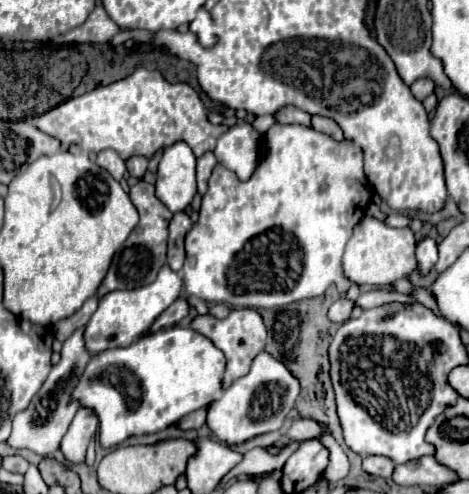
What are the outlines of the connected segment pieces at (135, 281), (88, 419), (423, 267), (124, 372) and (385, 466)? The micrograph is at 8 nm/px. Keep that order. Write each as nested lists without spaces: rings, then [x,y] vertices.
[[[140,180],[130,188],[130,200],[140,214],[140,222],[124,242],[124,248],[116,254],[106,278],[98,288],[98,298],[114,290],[132,290],[132,288],[150,284],[166,262],[166,240],[168,240],[168,224],[170,224],[172,212],[154,196],[154,186],[144,180]]]
[[[80,408],[60,444],[60,450],[64,452],[66,460],[84,462],[88,442],[96,434],[96,428],[98,428],[96,416],[92,416],[92,412],[88,412],[88,408]]]
[[[424,238],[422,242],[418,242],[416,248],[416,260],[420,266],[420,272],[426,274],[438,260],[438,250],[436,250],[436,240],[432,238]]]
[[[172,326],[154,336],[140,336],[128,348],[110,348],[92,356],[72,398],[98,414],[98,440],[104,448],[114,448],[134,434],[166,430],[182,416],[218,400],[224,366],[222,350],[208,338],[190,328]]]
[[[366,456],[366,458],[362,458],[362,470],[372,476],[390,478],[392,470],[394,470],[394,462],[388,460],[386,456]]]

